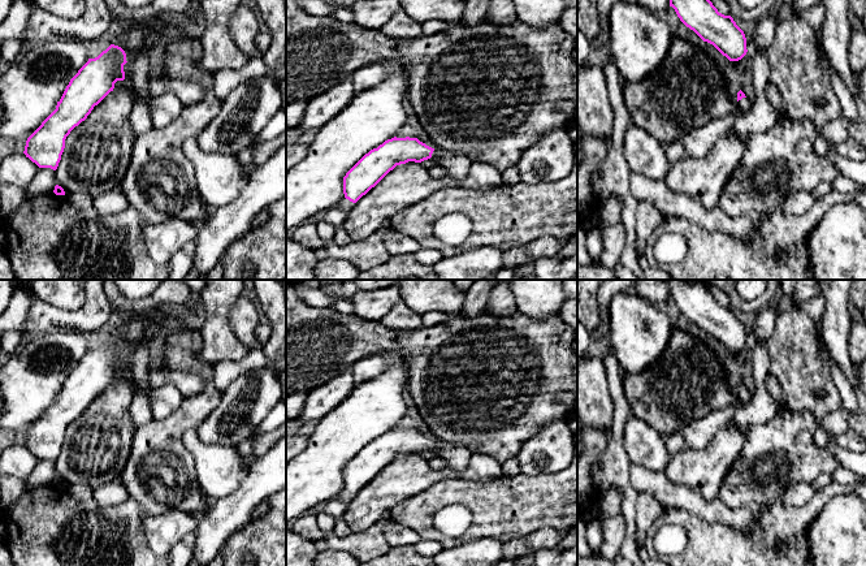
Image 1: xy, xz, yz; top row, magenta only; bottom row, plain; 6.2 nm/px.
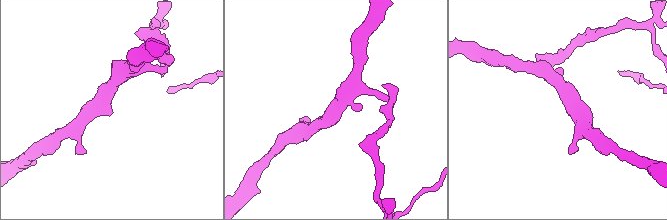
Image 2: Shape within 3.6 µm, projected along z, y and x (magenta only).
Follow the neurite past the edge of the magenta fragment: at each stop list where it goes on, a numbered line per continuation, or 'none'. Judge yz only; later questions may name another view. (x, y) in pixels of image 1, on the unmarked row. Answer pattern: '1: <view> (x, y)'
1: yz (744, 397)

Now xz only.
1: xz (458, 456)

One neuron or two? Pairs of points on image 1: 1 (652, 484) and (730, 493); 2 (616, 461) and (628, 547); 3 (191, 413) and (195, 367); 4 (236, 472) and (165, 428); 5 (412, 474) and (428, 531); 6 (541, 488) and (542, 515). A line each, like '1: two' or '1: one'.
1: two
2: one
3: one
4: two
5: two
6: one

